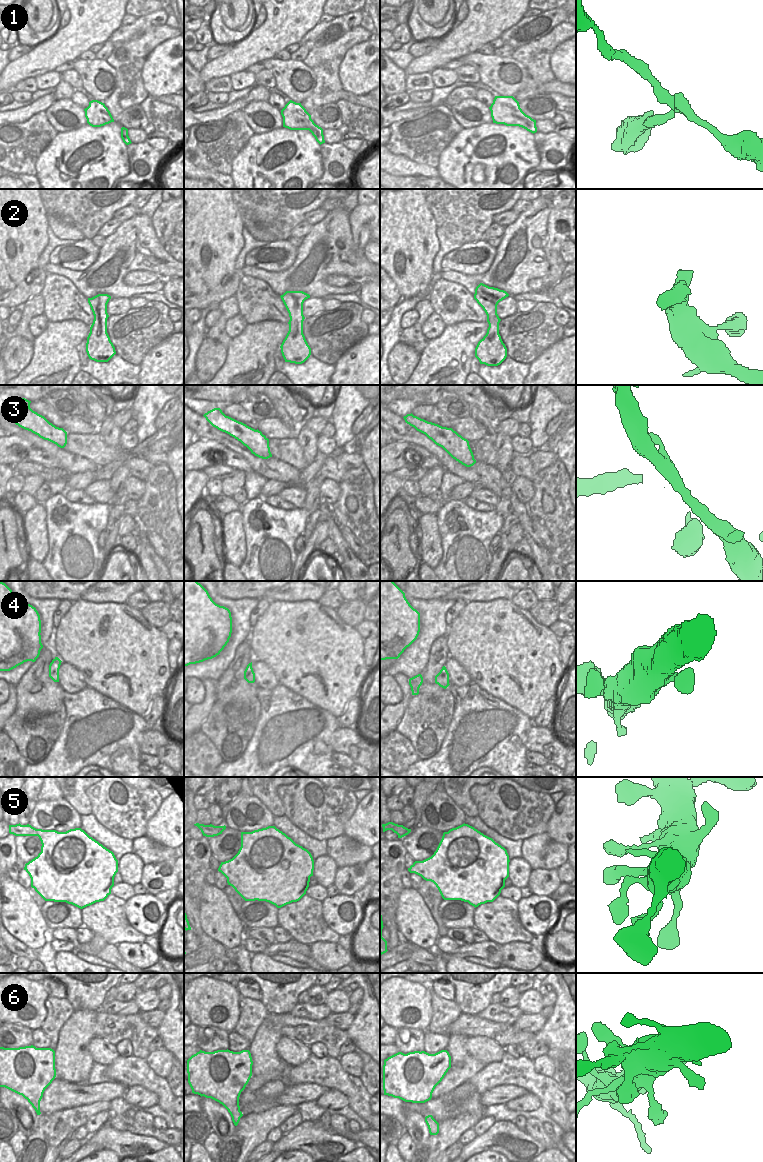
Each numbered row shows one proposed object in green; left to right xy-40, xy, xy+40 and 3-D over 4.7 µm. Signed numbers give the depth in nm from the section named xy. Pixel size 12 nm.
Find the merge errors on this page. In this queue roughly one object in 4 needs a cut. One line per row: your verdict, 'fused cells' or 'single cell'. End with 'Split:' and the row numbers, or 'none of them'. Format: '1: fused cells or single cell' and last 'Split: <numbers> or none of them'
1: single cell
2: single cell
3: single cell
4: single cell
5: single cell
6: single cell
Split: none of them

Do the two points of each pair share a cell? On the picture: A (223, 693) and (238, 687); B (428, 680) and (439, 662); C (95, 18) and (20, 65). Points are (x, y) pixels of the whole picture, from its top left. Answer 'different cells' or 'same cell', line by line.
A: same cell
B: same cell
C: same cell

